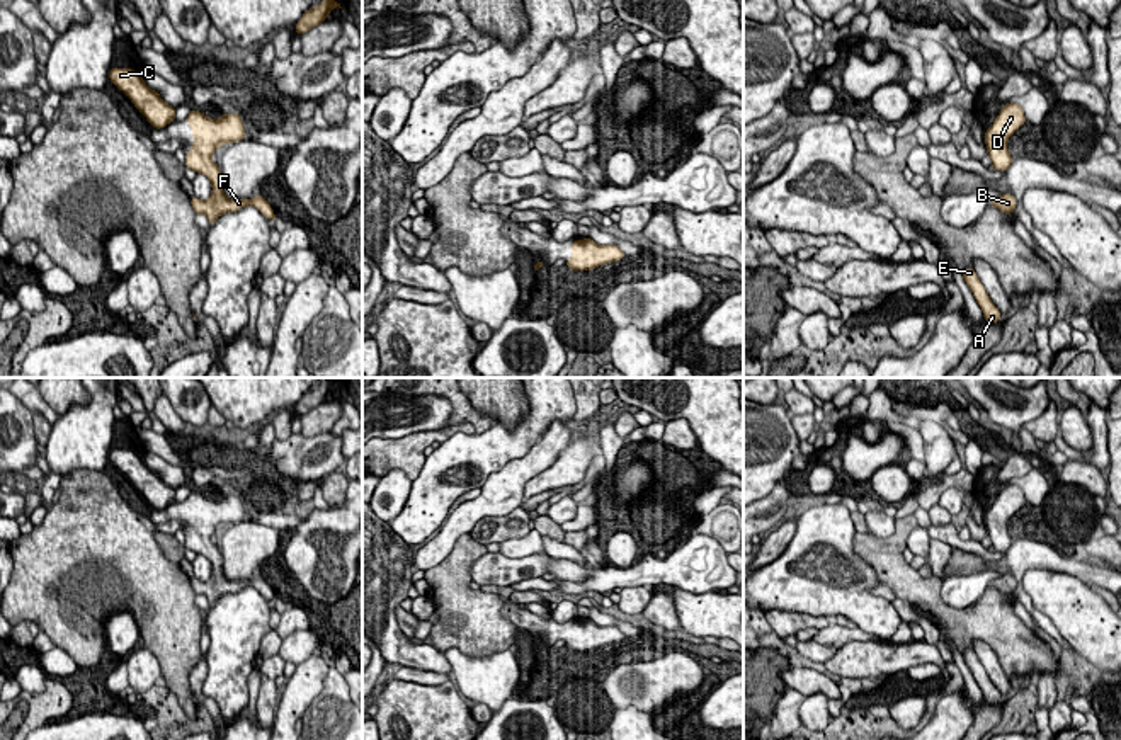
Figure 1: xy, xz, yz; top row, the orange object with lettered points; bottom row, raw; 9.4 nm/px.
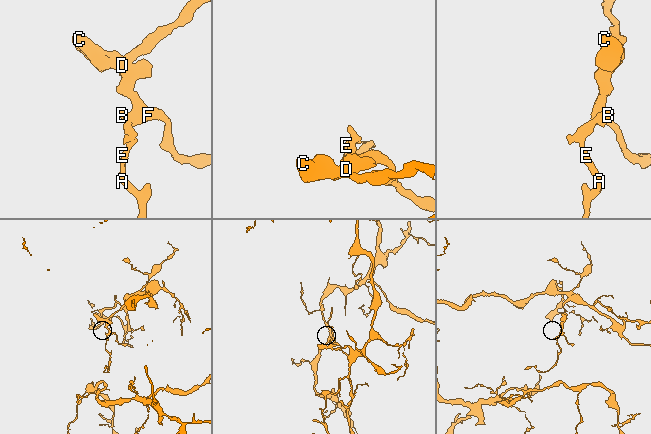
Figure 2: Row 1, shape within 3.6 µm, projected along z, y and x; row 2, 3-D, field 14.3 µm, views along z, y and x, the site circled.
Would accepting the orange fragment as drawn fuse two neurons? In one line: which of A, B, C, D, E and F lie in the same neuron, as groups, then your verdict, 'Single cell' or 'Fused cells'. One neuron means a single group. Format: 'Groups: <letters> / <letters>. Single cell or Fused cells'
Groups: A B C D E F. Single cell

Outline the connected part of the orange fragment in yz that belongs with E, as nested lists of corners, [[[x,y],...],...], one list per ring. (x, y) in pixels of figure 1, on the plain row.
[[[968,648],[963,653],[963,660],[968,665],[968,669],[971,670],[976,684],[980,686],[983,697],[988,704],[997,704],[1002,701],[1002,696],[999,692],[999,689],[993,686],[993,682],[990,680],[990,677],[987,675],[983,665],[980,663],[975,650]]]

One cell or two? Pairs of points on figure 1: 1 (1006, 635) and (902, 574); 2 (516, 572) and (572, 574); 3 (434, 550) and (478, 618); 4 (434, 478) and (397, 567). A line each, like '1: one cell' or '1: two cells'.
1: one cell
2: one cell
3: two cells
4: two cells

